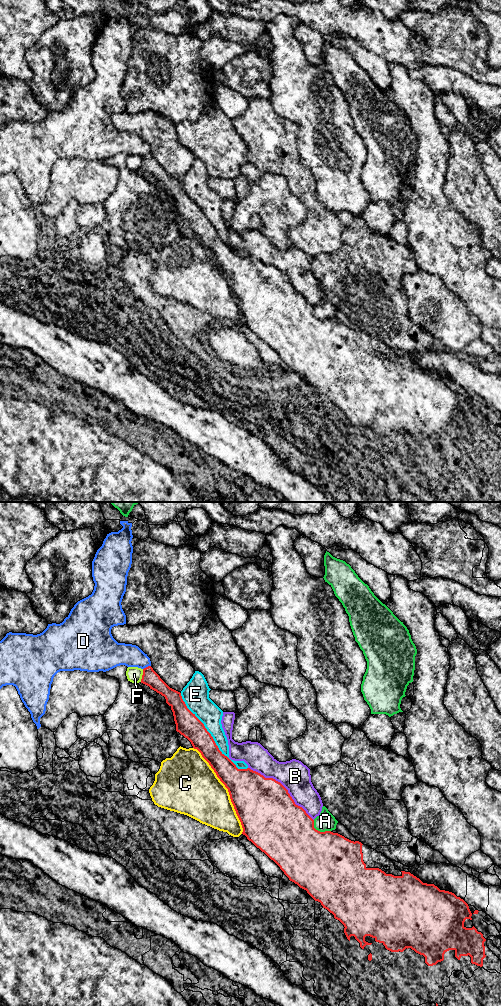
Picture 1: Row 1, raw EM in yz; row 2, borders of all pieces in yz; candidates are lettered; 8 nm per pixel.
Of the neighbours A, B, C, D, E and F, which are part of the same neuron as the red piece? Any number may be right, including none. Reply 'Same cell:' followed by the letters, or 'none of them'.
Same cell: none of them

